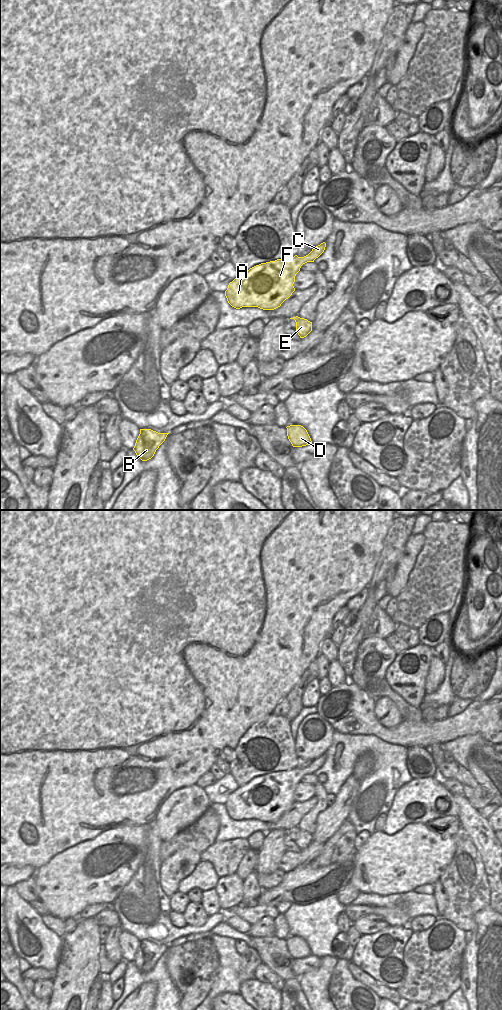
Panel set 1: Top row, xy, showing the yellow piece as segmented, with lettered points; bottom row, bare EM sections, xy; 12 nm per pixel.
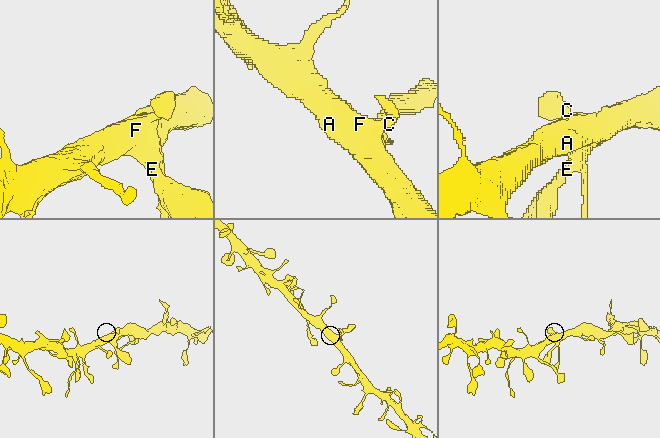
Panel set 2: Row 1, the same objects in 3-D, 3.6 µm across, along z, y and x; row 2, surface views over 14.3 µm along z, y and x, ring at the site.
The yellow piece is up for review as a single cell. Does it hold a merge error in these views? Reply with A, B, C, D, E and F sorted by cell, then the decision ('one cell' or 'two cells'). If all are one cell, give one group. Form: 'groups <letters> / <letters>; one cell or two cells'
groups A B C D E F; one cell

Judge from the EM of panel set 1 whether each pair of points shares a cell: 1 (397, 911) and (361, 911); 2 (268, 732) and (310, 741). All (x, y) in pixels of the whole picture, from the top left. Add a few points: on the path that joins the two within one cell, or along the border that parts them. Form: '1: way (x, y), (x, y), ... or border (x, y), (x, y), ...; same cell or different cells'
1: way (388, 911), (370, 910); same cell
2: border (293, 739), (295, 754), (298, 757); different cells

